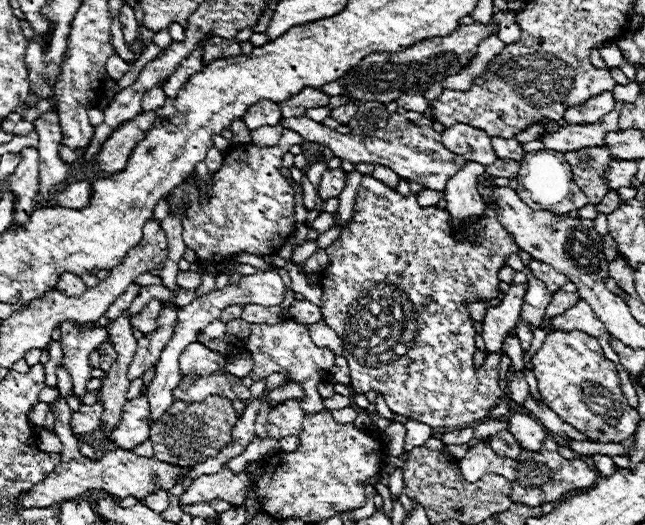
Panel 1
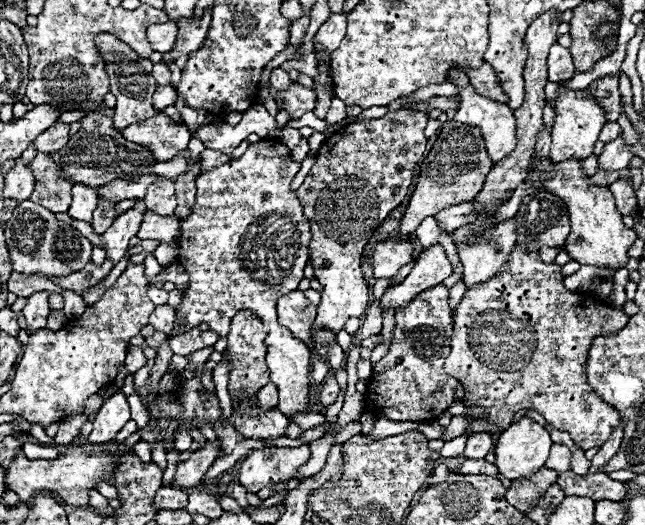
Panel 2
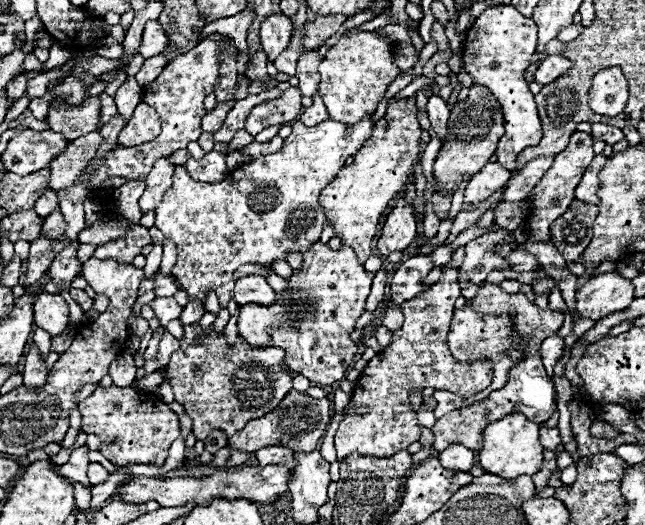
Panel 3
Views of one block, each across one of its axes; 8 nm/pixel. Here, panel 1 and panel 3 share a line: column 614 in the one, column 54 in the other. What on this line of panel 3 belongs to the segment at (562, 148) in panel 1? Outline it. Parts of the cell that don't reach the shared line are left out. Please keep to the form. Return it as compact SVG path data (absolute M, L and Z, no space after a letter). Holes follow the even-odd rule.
M100 98L88 100L88 104L82 104L80 108L52 106L48 112L48 122L50 128L54 132L62 132L66 140L76 140L78 136L94 132L100 122Z

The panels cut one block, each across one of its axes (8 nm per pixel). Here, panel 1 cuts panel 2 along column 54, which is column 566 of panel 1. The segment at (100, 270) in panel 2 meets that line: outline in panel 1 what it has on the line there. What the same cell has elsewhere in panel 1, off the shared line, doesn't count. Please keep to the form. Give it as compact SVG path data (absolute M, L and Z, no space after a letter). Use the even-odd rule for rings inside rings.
M532 260L530 270L532 270L534 278L538 278L538 280L542 280L546 284L546 288L548 288L550 294L556 294L568 282L568 278L564 274L556 272L552 266L548 266L544 262L538 262L538 260Z

